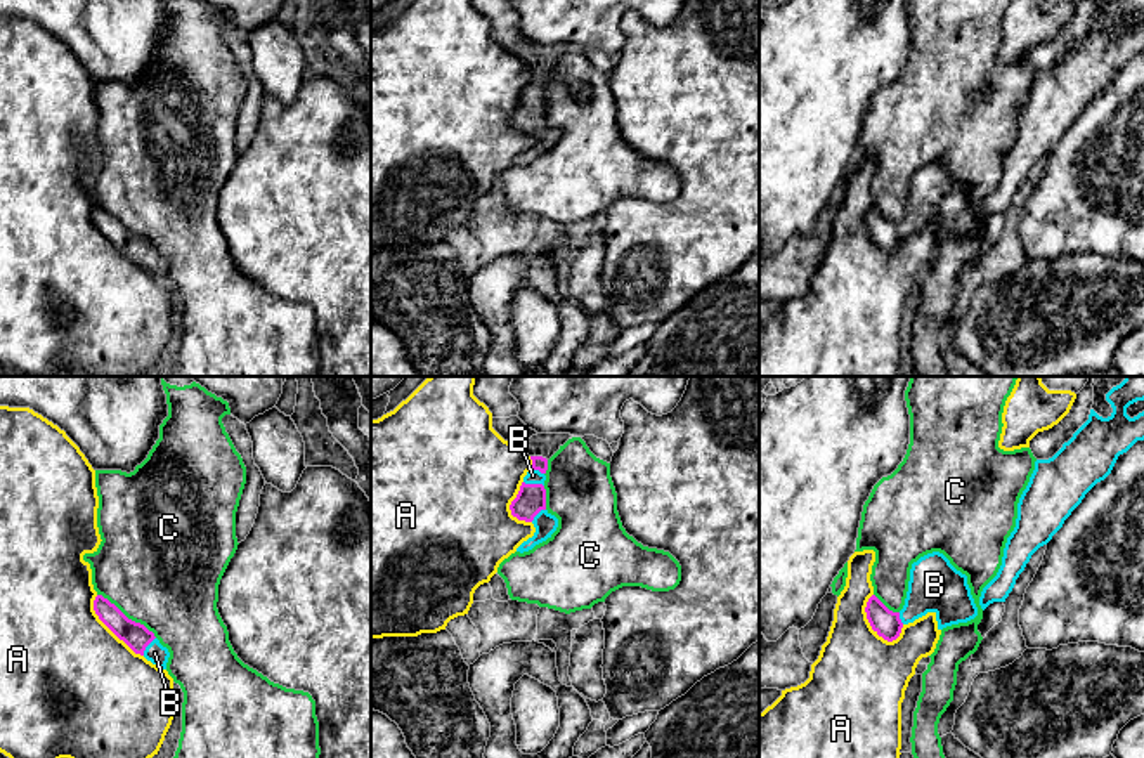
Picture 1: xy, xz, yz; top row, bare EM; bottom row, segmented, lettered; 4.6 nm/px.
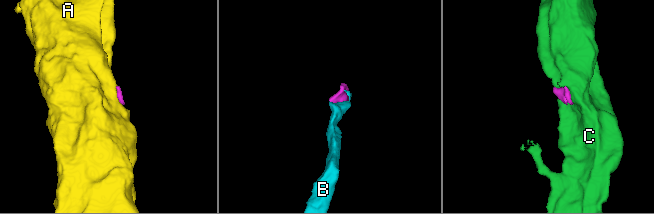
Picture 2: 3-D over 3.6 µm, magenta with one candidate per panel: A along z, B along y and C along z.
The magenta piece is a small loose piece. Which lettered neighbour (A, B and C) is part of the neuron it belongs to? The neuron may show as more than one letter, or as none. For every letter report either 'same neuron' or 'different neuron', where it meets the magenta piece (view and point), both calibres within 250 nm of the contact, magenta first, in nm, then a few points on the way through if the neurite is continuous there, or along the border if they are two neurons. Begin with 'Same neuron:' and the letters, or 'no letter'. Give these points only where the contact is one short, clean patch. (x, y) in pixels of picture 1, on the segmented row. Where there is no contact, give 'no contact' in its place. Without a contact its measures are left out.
Same neuron: B
A: different neuron; meets magenta in yz at (869, 621); 130 nm thick on the magenta side, 400 nm on the other
B: same neuron; meets magenta in xz at (534, 484); 140 nm thick on the magenta side, 70 nm on the other
C: different neuron; meets magenta in xy at (125, 616); 120 nm thick on the magenta side, 480 nm on the other; border along xy (97, 594), (113, 602), (129, 618), (142, 623), (156, 637)

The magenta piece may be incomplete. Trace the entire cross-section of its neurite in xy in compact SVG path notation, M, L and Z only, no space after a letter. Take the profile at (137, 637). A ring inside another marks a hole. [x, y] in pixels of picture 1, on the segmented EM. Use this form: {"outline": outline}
{"outline": "M102 595L95 597L94 611L99 619L135 654L140 654L158 668L166 670L170 652L159 644L153 631L149 631L144 624L128 619Z"}

